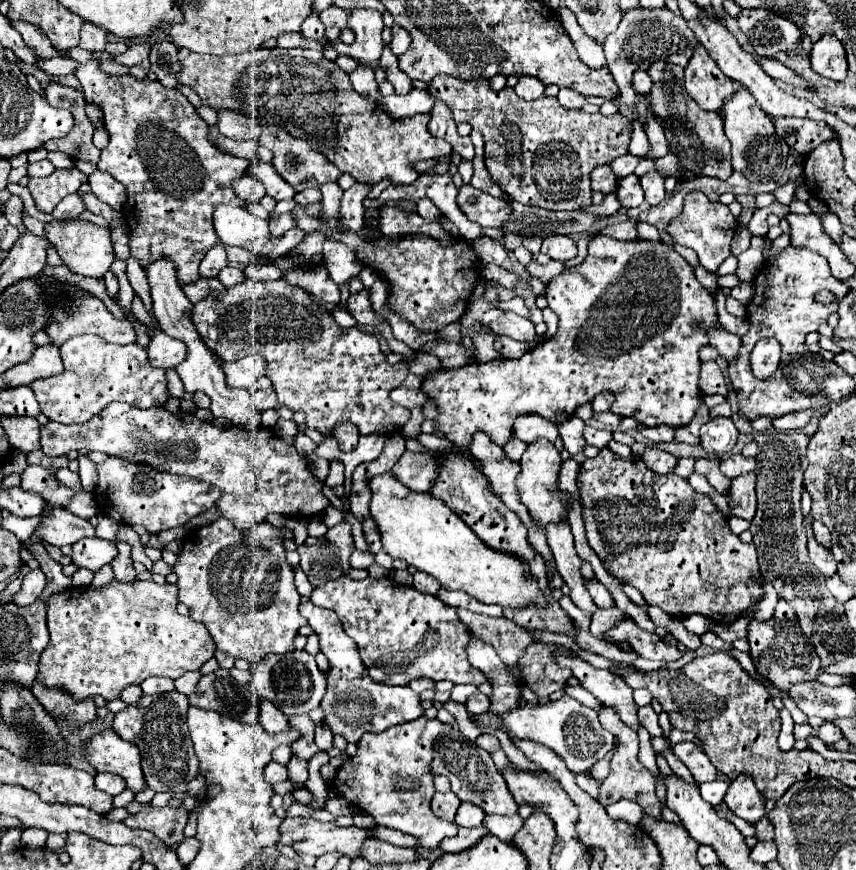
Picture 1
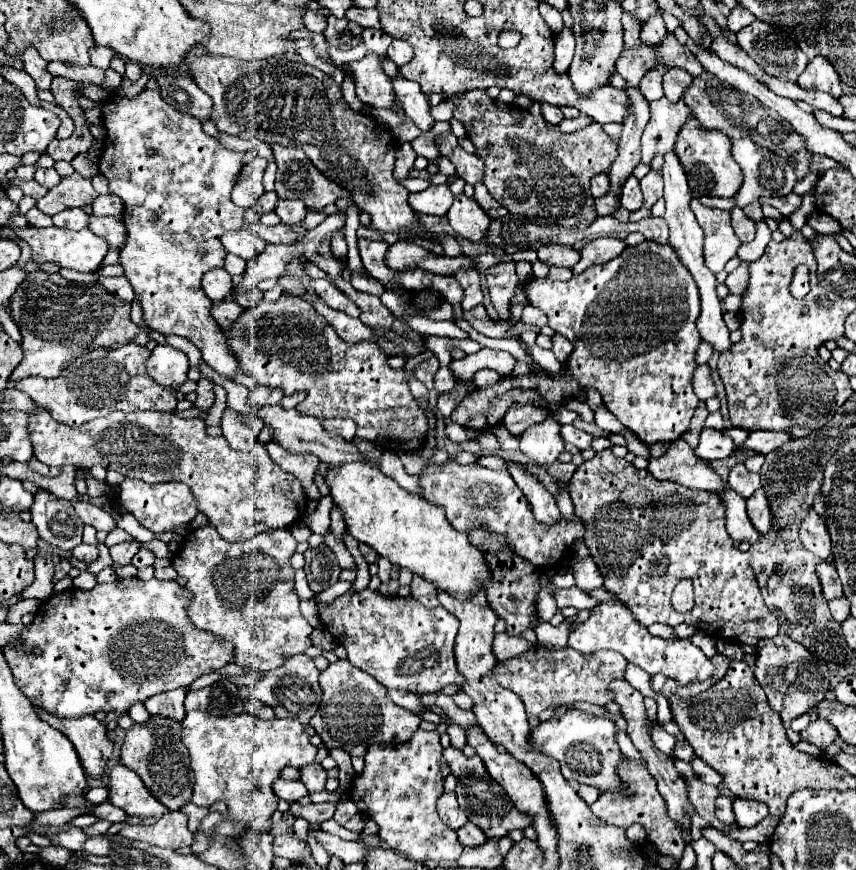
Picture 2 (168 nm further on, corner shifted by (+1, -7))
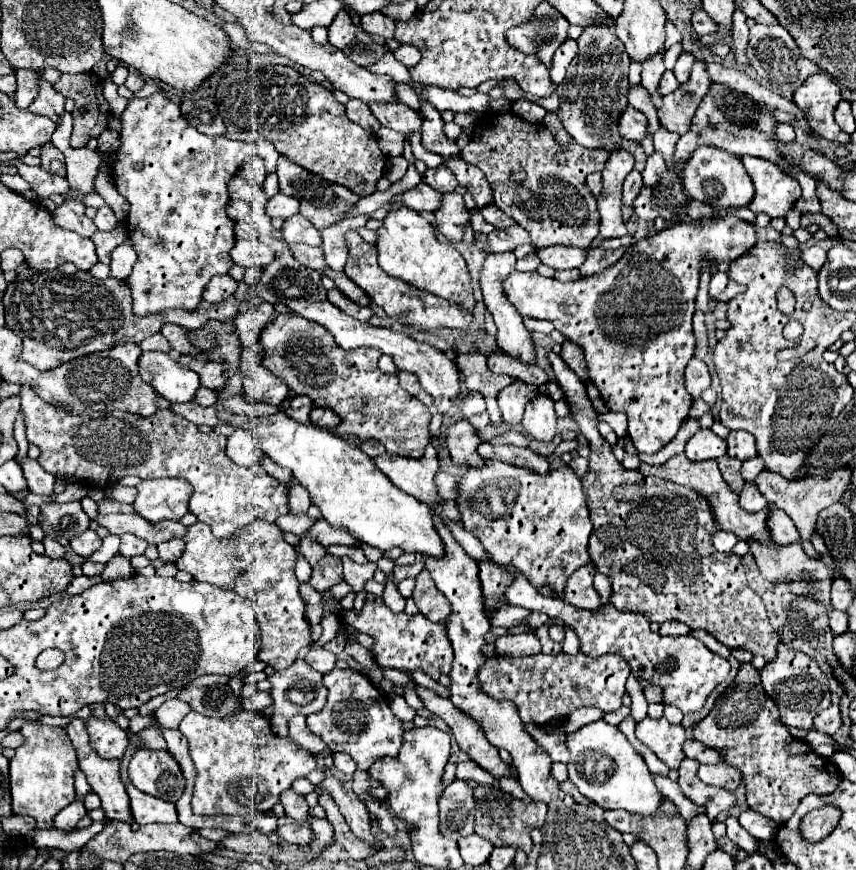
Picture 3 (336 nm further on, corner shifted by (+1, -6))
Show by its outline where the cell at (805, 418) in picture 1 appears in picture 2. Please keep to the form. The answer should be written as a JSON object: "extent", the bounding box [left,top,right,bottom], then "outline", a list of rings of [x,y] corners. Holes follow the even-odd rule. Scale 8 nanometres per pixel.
{"extent":[740,430,790,456],"outline":[[[758,430],[758,432],[750,432],[740,448],[742,450],[752,450],[752,452],[758,452],[758,454],[766,456],[768,452],[778,450],[788,440],[790,440],[790,436],[786,436],[786,432],[764,432],[764,430]]]}

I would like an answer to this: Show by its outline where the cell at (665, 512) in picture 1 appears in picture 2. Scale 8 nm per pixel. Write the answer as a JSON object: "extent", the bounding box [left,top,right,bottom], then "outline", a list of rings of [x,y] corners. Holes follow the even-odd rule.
{"extent":[568,448,780,648],"outline":[[[610,448],[596,452],[592,460],[578,466],[568,488],[576,516],[586,524],[584,544],[604,576],[604,588],[626,604],[642,626],[654,622],[676,626],[686,622],[698,630],[706,630],[716,640],[736,640],[752,648],[758,646],[758,640],[778,634],[780,624],[762,600],[756,576],[750,570],[748,554],[740,552],[726,532],[726,508],[716,494],[656,480],[650,472],[616,458]],[[686,578],[694,584],[696,606],[688,614],[678,614],[670,604],[670,594],[674,586]]]}

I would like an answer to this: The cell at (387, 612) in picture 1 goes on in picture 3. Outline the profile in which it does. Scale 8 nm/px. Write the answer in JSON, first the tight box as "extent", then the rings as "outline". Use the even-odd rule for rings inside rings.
{"extent":[340,601,454,681],"outline":[[[366,601],[360,613],[356,609],[342,611],[340,621],[352,627],[354,631],[366,633],[374,639],[370,653],[380,667],[398,669],[406,673],[414,673],[416,669],[422,669],[434,681],[438,681],[440,675],[450,673],[454,655],[452,655],[452,647],[450,647],[450,639],[446,635],[444,623],[434,623],[426,619],[422,613],[416,613],[416,615],[394,613],[384,603],[378,603],[378,601]]]}

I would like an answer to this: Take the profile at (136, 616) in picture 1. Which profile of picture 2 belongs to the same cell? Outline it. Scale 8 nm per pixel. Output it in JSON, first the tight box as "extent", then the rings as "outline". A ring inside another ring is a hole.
{"extent":[3,578,234,718],"outline":[[[158,578],[114,580],[110,584],[96,584],[86,592],[70,588],[42,602],[34,622],[22,630],[15,646],[8,644],[3,648],[3,654],[18,688],[36,708],[60,718],[112,710],[126,712],[132,704],[146,702],[150,696],[188,688],[198,676],[218,672],[234,660],[234,646],[228,640],[190,624],[186,616],[190,602],[192,594],[184,586]],[[34,648],[40,648],[42,656],[34,656]]]}

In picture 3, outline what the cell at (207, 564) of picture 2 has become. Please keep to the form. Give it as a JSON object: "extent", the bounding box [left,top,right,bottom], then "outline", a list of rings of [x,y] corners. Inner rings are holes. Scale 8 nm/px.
{"extent":[176,519,312,671],"outline":[[[256,519],[238,535],[230,539],[218,539],[212,535],[206,523],[198,521],[188,527],[184,543],[186,549],[176,561],[180,571],[190,573],[196,581],[230,589],[252,603],[262,631],[260,659],[266,665],[282,671],[294,663],[300,649],[312,645],[310,625],[304,617],[304,601],[298,593],[300,583],[294,575],[296,549],[284,541],[278,525]]]}

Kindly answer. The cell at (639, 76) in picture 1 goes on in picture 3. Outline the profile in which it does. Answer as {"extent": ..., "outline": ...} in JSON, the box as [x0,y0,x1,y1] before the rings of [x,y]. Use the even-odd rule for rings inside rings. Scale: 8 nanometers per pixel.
{"extent":[658,71,680,95],"outline":[[[664,71],[662,79],[660,79],[660,83],[658,83],[658,93],[660,93],[660,95],[670,95],[672,91],[676,91],[678,85],[680,85],[680,83],[676,81],[674,73],[672,73],[672,71]]]}

